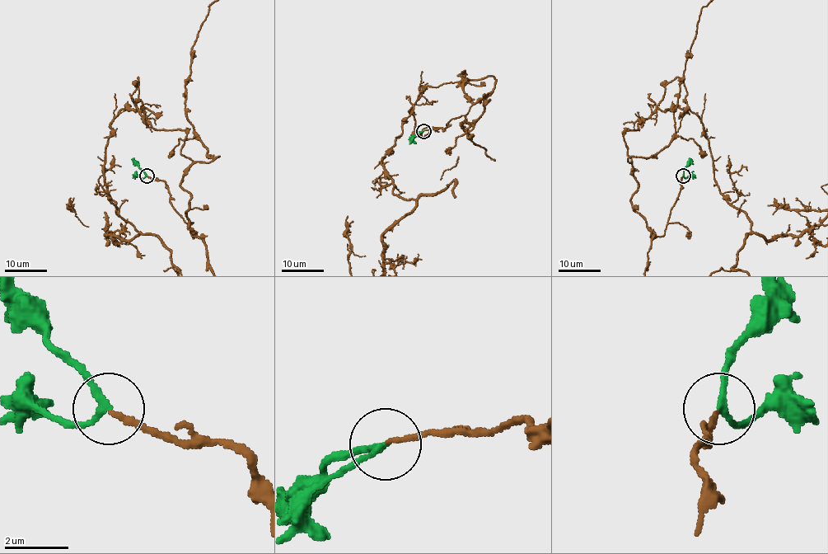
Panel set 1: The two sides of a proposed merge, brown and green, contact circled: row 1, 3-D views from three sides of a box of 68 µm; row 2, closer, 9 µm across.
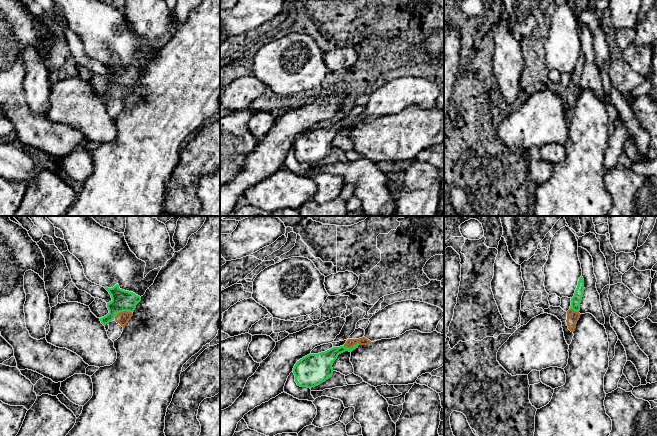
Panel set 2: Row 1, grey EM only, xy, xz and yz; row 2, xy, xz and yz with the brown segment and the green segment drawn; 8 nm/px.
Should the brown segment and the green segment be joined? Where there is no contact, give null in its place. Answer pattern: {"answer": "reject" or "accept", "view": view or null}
{"answer": "accept", "view": "xy"}

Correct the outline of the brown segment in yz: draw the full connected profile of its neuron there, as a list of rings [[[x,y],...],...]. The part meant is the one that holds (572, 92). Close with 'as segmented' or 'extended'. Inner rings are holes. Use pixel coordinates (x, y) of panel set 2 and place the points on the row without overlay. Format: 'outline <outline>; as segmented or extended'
outline [[[581,52],[578,57],[577,64],[575,66],[574,72],[571,74],[571,82],[567,87],[567,102],[571,108],[575,107],[577,97],[580,94],[580,79],[584,70],[584,55]]]; extended

